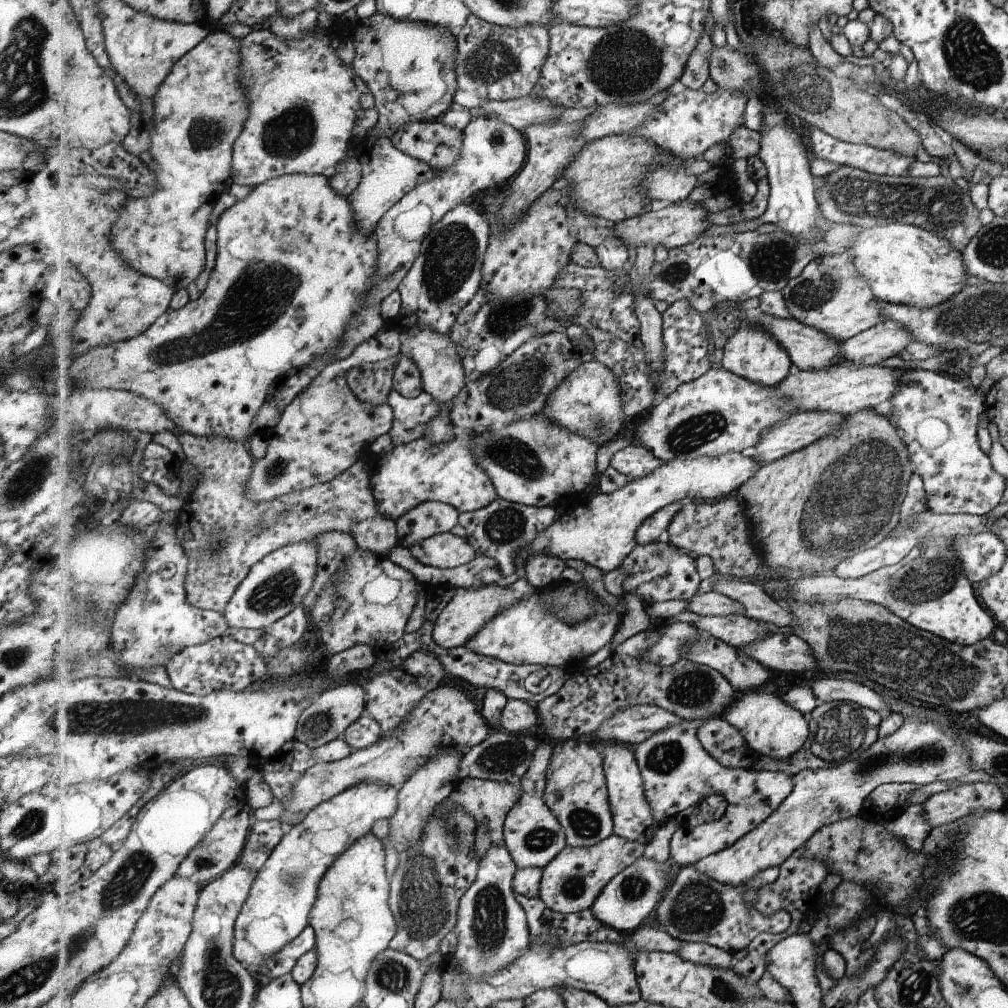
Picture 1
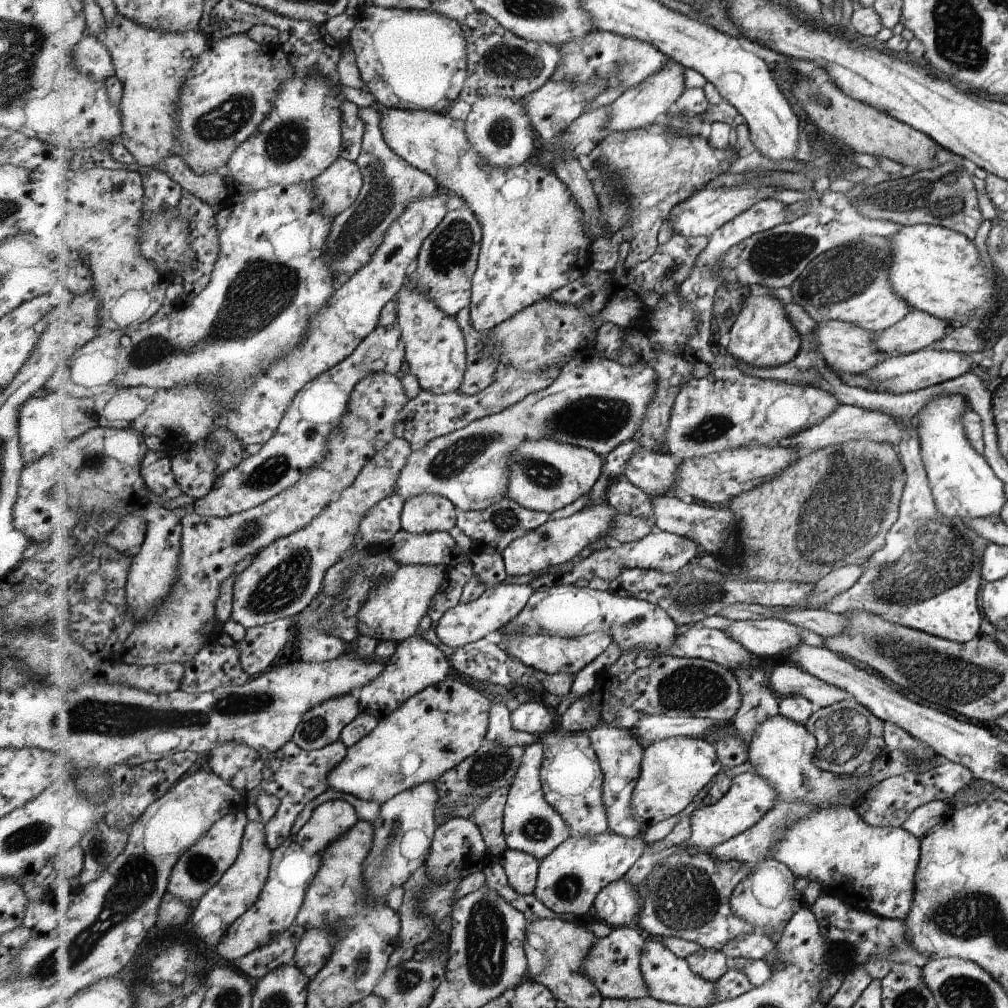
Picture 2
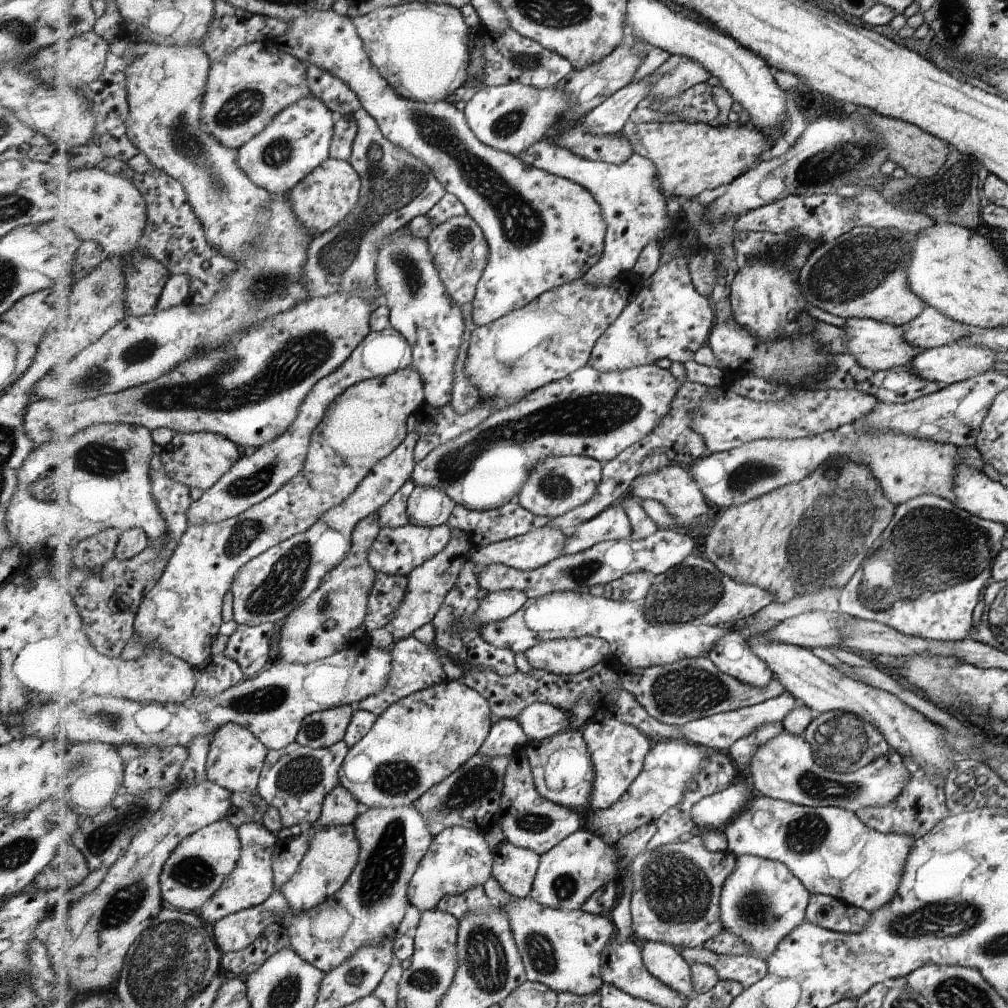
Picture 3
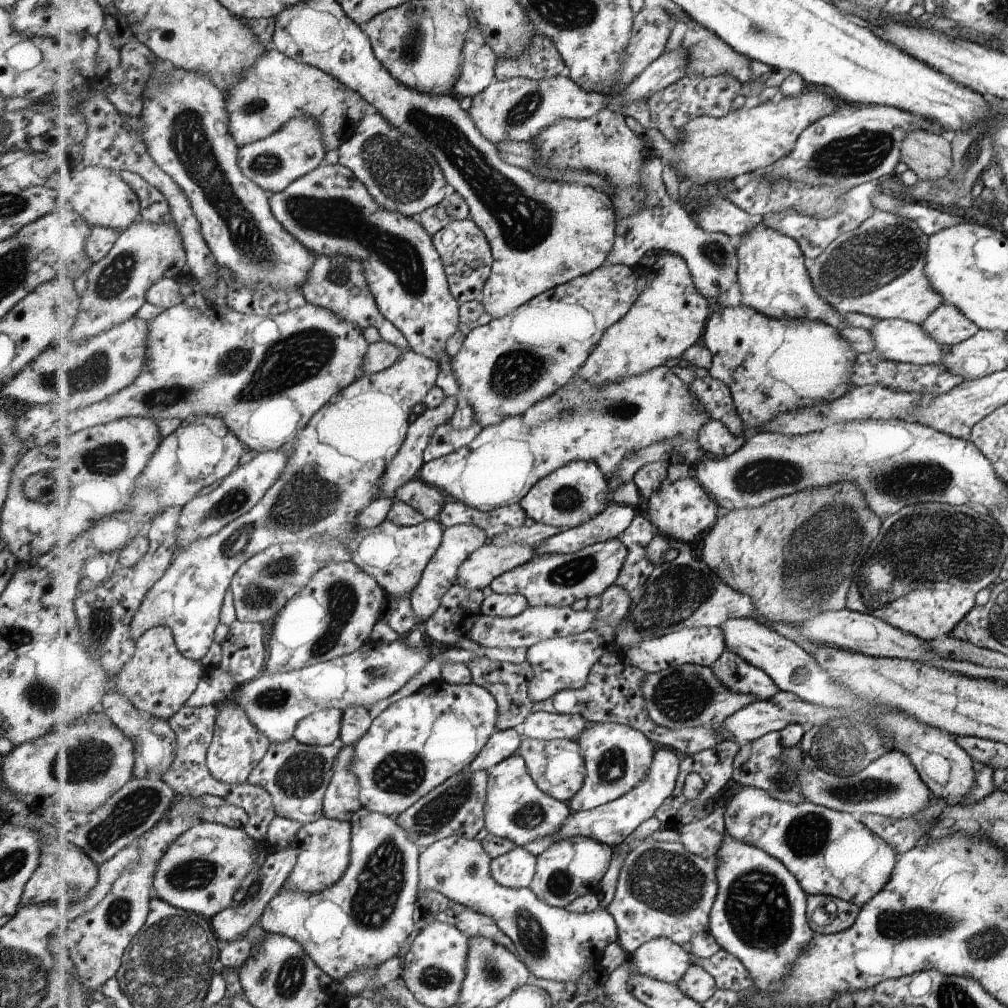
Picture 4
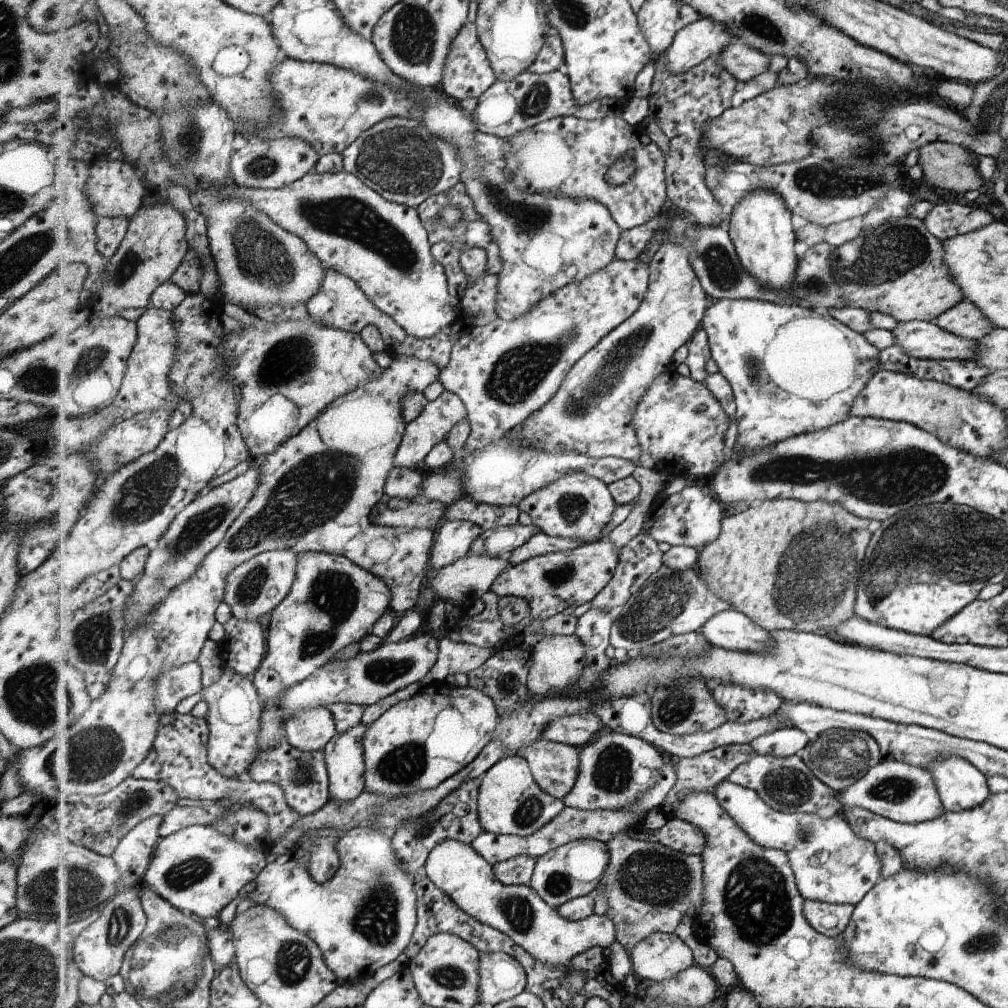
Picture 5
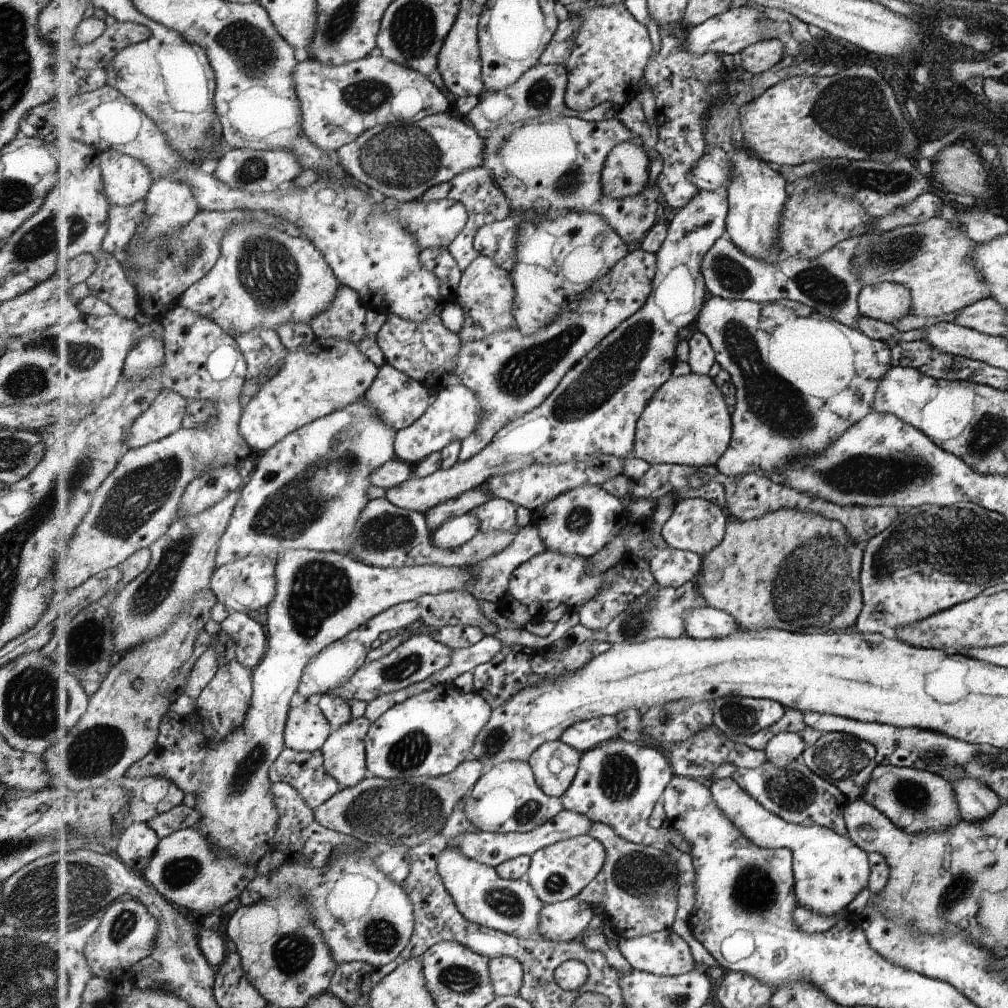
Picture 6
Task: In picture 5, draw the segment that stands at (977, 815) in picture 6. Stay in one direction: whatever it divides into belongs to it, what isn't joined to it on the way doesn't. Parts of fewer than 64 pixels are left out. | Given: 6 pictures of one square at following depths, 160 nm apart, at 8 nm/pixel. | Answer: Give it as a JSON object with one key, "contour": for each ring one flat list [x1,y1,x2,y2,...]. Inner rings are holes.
{"contour":[[937,756,925,770,932,775,944,811,969,810,989,796,984,775,959,756]]}

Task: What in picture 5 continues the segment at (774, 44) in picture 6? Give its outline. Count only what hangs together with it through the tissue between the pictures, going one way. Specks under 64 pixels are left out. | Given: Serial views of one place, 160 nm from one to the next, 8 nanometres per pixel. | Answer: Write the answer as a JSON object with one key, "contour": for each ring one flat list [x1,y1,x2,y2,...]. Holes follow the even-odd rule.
{"contour":[[735,40,719,56,719,60,738,82,745,83,768,71,771,56,745,42]]}

